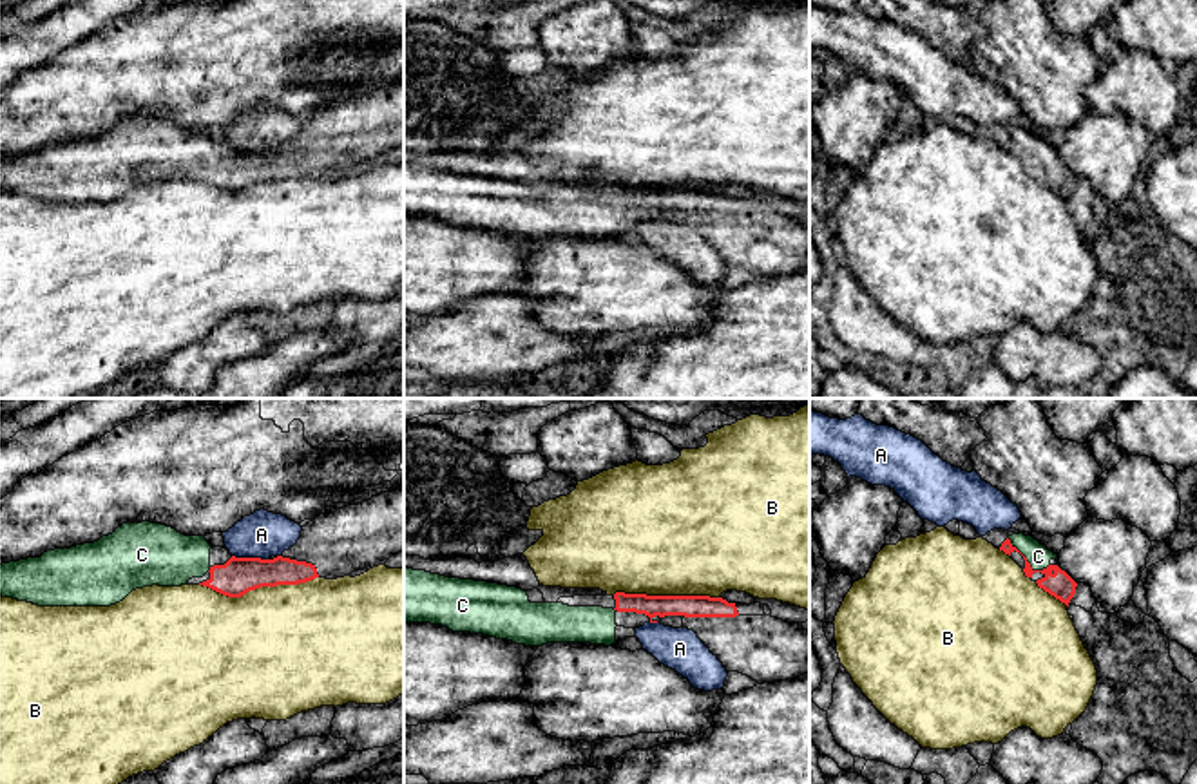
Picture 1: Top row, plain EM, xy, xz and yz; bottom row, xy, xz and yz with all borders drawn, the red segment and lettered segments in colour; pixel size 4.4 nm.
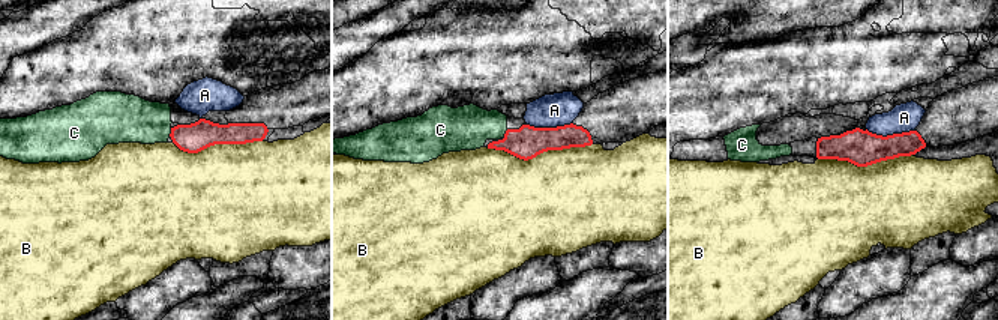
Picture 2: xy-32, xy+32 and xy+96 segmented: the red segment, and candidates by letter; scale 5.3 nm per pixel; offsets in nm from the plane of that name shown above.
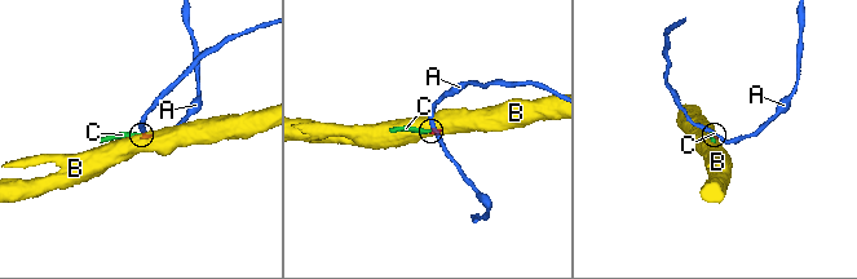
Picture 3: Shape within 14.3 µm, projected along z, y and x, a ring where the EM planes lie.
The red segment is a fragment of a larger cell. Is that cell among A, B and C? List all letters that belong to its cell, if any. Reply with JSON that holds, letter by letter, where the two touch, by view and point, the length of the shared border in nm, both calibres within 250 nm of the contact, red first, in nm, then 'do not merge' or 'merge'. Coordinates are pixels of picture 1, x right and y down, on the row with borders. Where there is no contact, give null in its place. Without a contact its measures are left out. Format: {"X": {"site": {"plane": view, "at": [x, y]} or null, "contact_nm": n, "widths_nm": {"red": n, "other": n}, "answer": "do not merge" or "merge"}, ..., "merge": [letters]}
{"A": {"site": {"plane": "xy", "at": [250, 558]}, "contact_nm": 170, "widths_nm": {"red": 160, "other": 200}, "answer": "do not merge"}, "B": {"site": {"plane": "xy", "at": [258, 587]}, "contact_nm": 550, "widths_nm": {"red": 160, "other": 480}, "answer": "do not merge"}, "C": {"site": {"plane": "yz", "at": [1027, 562]}, "contact_nm": 220, "widths_nm": {"red": 120, "other": 100}, "answer": "merge"}, "merge": ["C"]}

